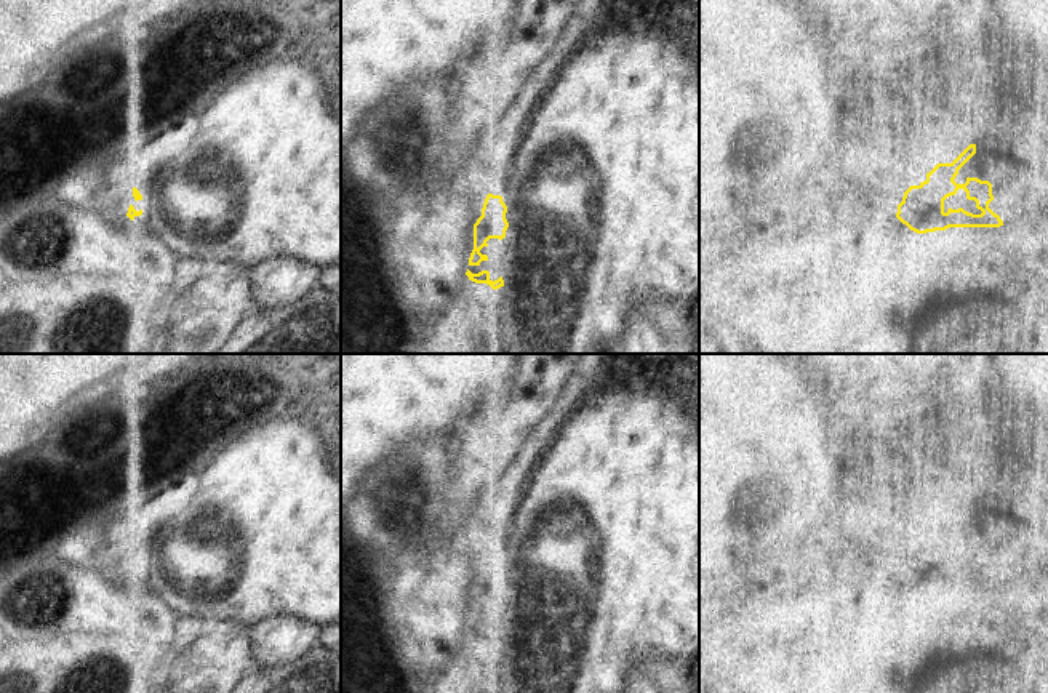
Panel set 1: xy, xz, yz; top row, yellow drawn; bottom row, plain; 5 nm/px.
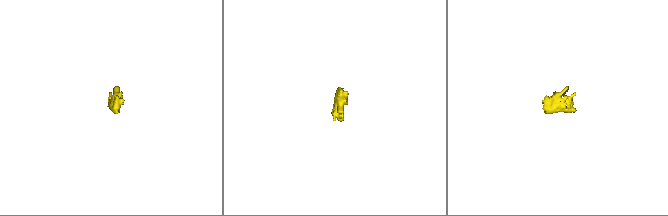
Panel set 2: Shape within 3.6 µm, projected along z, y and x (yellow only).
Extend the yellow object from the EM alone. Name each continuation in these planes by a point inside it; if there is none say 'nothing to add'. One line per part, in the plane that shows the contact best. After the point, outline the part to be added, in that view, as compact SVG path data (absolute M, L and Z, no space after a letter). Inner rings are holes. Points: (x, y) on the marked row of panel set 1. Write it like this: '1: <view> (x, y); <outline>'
1: yz (1007, 196); M1000 181L992 184L994 200L989 208L1000 216L1003 222L1016 219L1016 210L1021 202L1027 200L1030 195L1019 189L1018 182Z
2: yz (868, 199); M867 171L854 176L824 208L822 221L838 224L877 224L894 218L898 203L888 174Z

